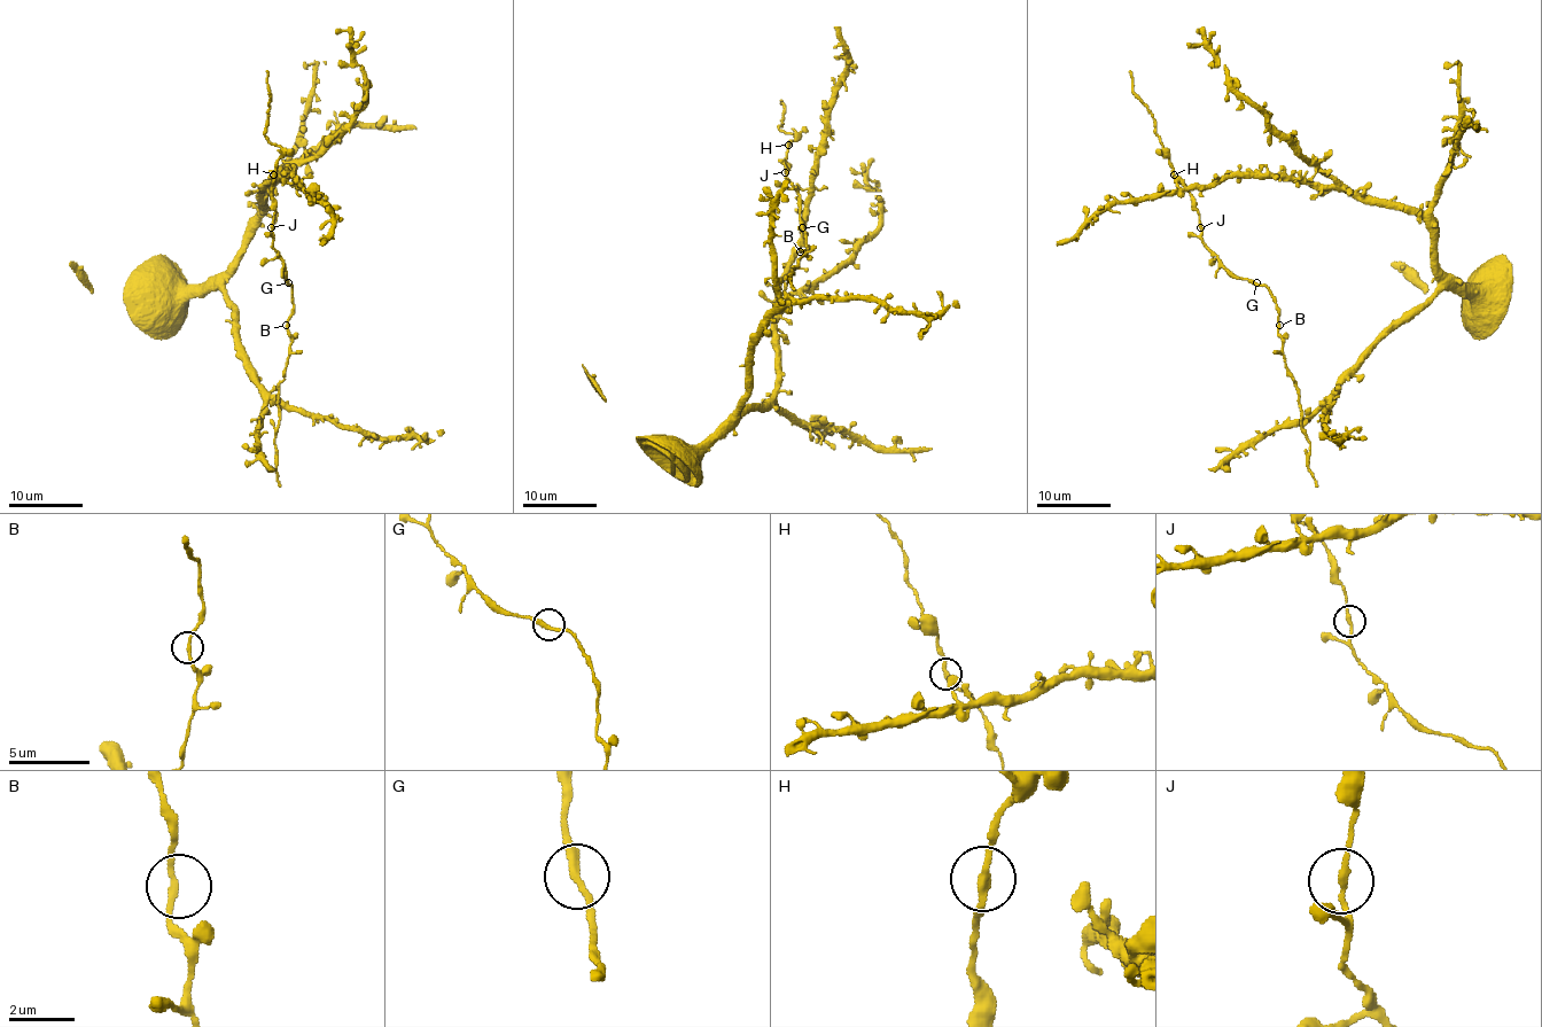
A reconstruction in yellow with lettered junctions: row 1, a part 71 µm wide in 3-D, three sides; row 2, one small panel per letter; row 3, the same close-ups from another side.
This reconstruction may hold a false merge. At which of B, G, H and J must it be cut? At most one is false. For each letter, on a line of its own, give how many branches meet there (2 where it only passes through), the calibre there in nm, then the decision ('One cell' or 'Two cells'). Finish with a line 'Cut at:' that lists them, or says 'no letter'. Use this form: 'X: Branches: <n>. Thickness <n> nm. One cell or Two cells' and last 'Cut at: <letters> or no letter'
B: Branches: 2. Thickness 190 nm. One cell
G: Branches: 2. Thickness 260 nm. One cell
H: Branches: 2. Thickness 240 nm. One cell
J: Branches: 2. Thickness 190 nm. One cell
Cut at: no letter

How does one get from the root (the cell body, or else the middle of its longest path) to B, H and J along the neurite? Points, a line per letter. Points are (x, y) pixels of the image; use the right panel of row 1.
B: (1379, 342), (1345, 382), (1306, 418), (1303, 428), (1297, 384), (1282, 351), (1279, 325)
H: (1379, 342), (1306, 418), (1303, 428), (1272, 294), (1237, 279), (1204, 243), (1194, 200), (1173, 176)
J: (1379, 342), (1306, 418), (1303, 428), (1272, 294), (1237, 279), (1204, 243), (1200, 227)

